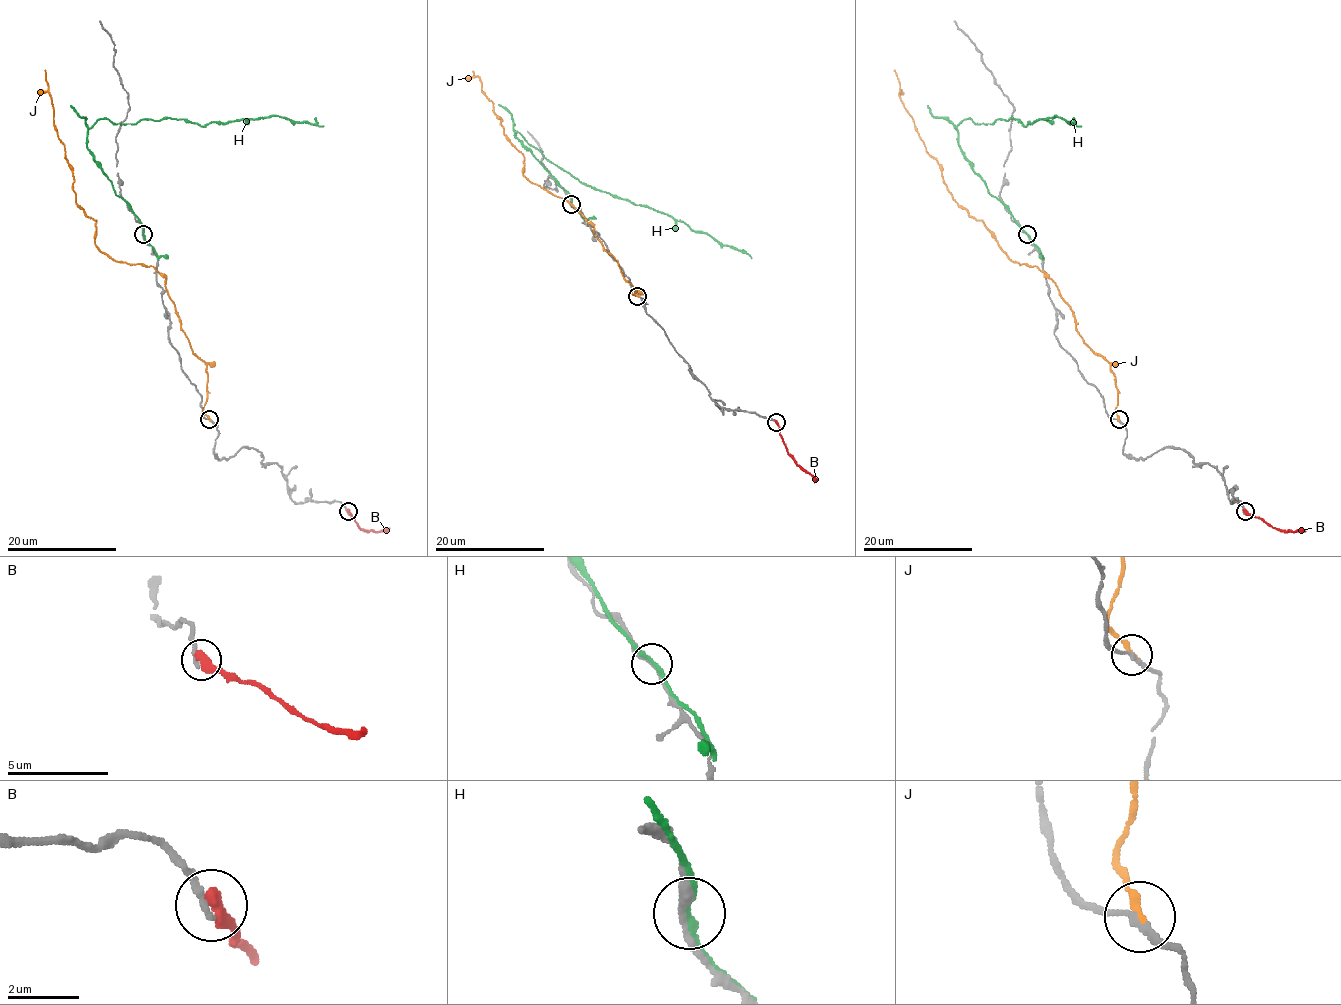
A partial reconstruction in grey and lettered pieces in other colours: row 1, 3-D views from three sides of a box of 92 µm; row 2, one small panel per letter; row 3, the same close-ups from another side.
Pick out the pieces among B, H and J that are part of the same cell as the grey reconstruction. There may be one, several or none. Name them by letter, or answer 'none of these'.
B

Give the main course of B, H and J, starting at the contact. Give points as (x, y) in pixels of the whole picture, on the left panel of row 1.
B: (348, 511), (360, 529), (385, 531), (389, 527)
H: (144, 234), (88, 148), (86, 132), (100, 118), (205, 125), (280, 116), (324, 127)
J: (209, 420), (206, 365), (165, 278), (95, 242), (45, 69)

